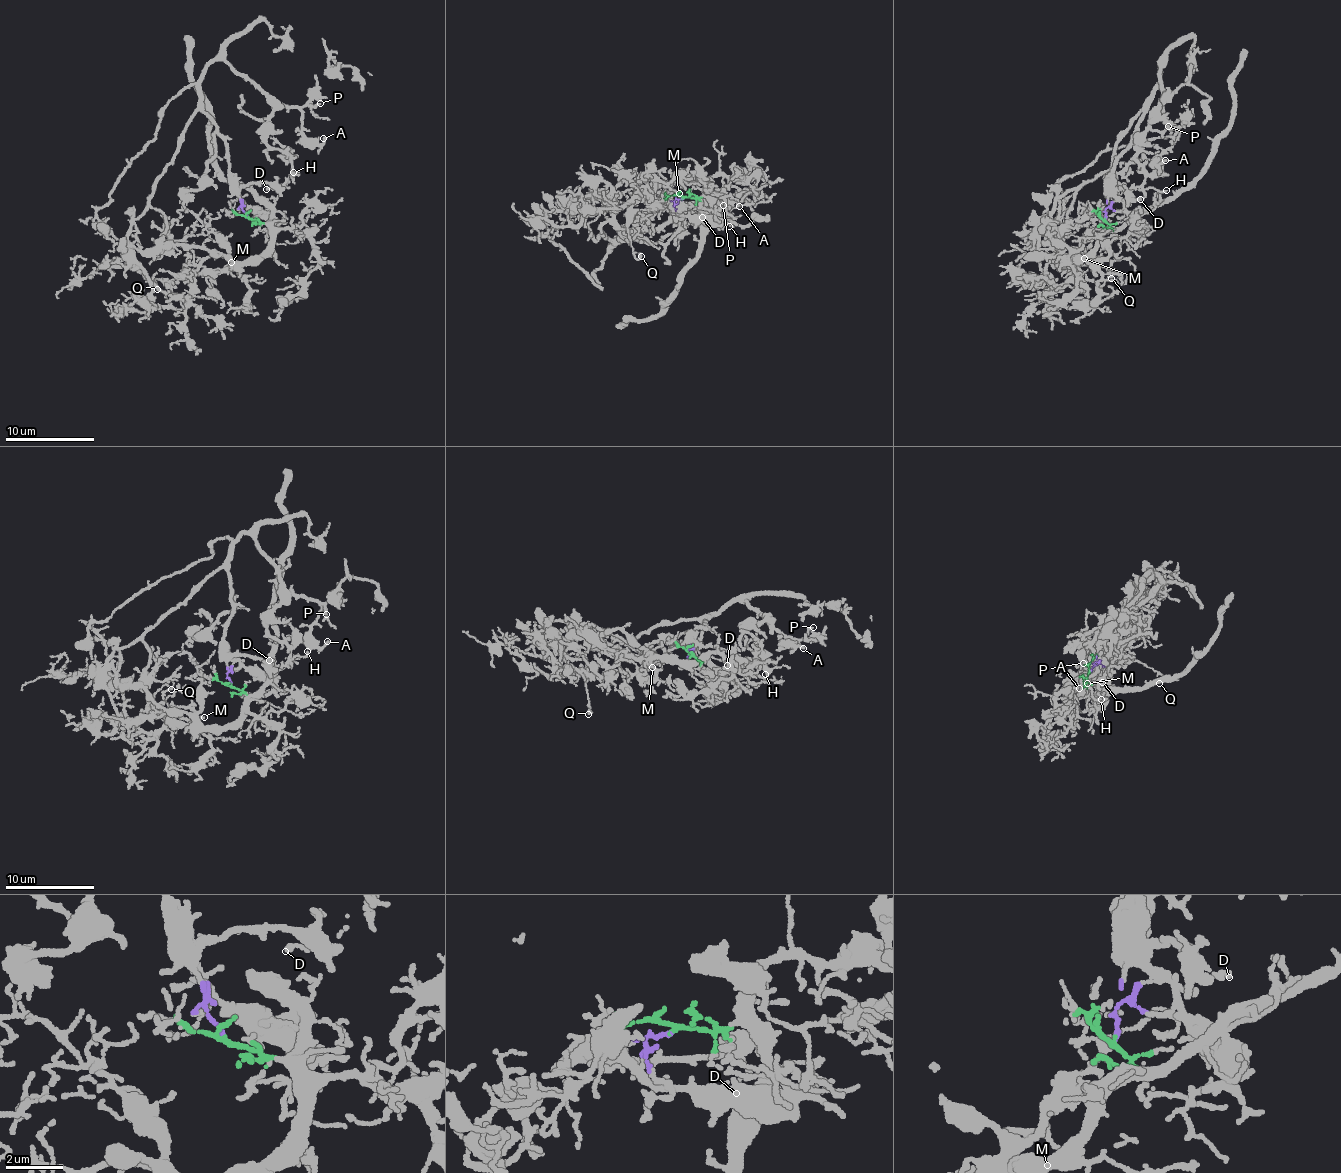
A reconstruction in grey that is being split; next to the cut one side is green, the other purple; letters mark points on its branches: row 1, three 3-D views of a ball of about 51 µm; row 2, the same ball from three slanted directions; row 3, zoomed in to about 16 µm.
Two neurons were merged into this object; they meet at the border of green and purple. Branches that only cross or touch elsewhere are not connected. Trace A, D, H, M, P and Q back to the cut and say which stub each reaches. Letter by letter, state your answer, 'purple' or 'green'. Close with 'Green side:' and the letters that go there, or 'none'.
A: purple
D: purple
H: purple
M: green
P: purple
Q: green
Green side: M, Q

